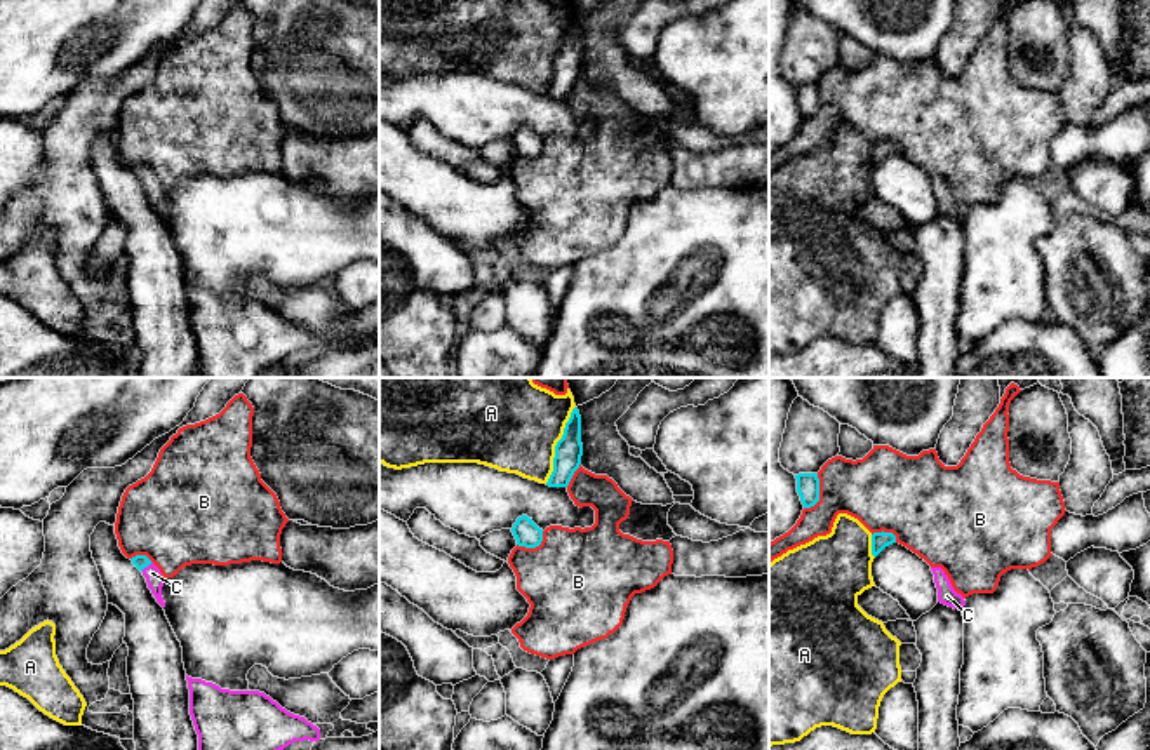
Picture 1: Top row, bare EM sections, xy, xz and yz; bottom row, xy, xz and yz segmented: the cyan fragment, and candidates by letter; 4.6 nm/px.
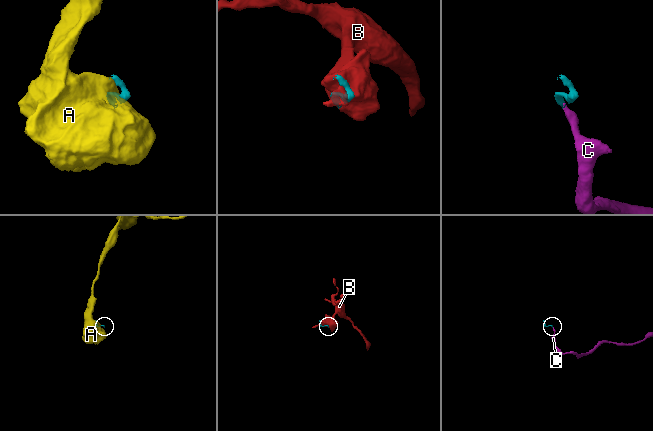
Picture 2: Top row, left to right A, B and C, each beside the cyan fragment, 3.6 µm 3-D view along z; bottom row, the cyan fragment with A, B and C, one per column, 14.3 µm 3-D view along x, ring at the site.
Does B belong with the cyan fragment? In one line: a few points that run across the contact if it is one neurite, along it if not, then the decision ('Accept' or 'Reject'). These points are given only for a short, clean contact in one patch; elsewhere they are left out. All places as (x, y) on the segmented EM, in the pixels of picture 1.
Reject

